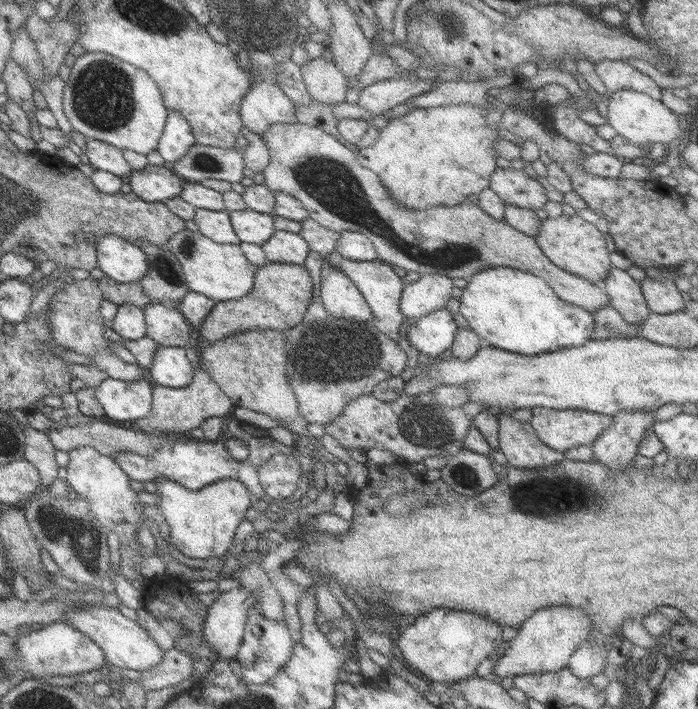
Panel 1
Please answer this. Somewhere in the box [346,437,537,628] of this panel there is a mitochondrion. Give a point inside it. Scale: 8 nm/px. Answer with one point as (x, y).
(464, 475)

